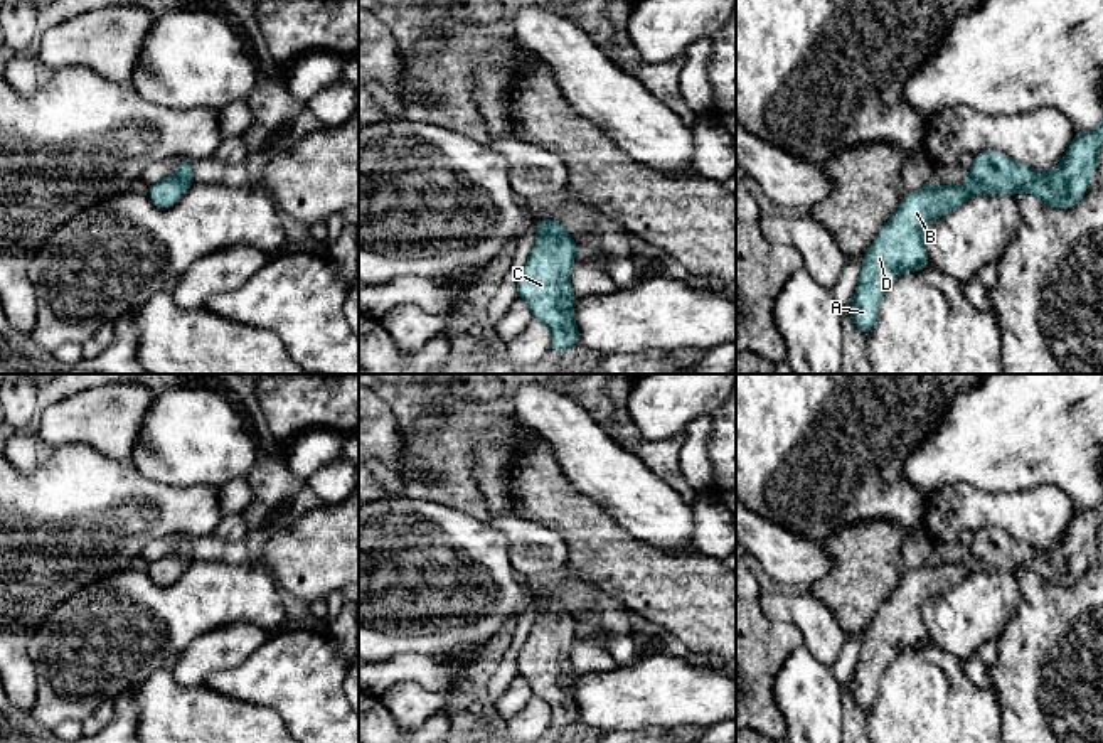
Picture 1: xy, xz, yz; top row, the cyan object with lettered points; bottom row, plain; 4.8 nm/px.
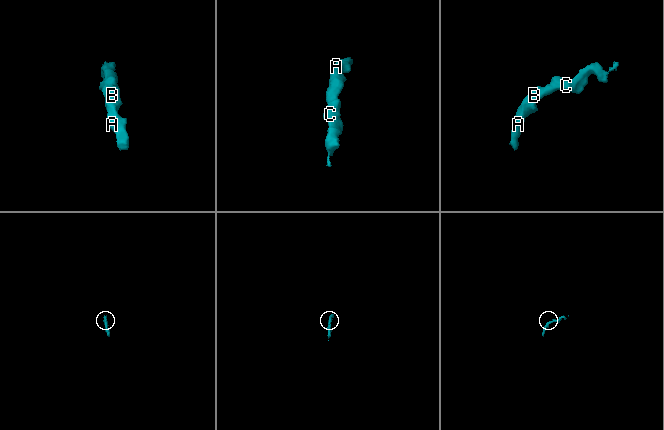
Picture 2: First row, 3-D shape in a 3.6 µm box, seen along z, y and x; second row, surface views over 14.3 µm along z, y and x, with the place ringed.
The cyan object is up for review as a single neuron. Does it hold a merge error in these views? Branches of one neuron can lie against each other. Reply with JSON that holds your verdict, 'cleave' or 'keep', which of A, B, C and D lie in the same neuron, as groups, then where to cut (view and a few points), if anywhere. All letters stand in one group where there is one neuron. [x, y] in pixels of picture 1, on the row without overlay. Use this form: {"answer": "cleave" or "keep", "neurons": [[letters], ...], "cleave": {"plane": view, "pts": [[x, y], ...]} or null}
{"answer": "keep", "neurons": [["A", "B", "C", "D"]], "cleave": null}

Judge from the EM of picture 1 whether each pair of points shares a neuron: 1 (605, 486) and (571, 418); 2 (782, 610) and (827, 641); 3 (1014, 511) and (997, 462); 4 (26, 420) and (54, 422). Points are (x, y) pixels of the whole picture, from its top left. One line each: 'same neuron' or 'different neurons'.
1: same neuron
2: same neuron
3: different neurons
4: different neurons

